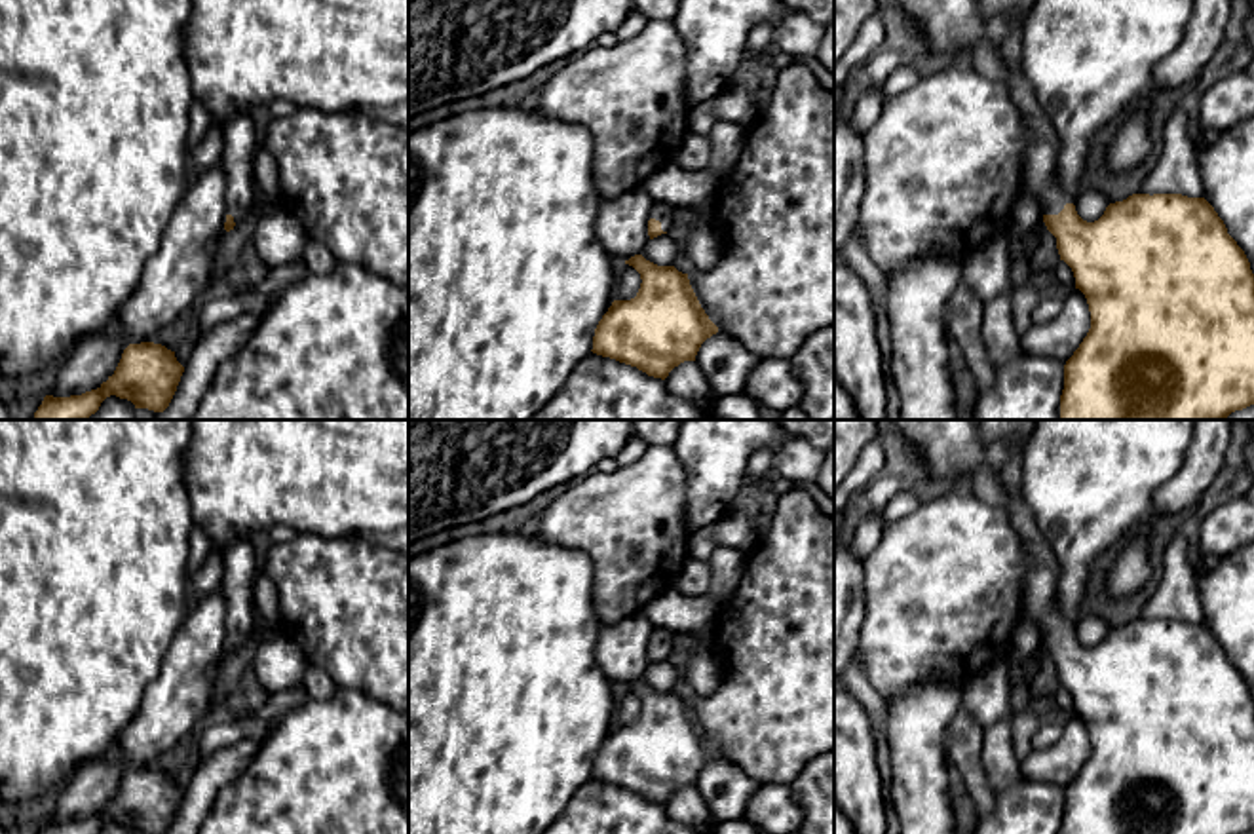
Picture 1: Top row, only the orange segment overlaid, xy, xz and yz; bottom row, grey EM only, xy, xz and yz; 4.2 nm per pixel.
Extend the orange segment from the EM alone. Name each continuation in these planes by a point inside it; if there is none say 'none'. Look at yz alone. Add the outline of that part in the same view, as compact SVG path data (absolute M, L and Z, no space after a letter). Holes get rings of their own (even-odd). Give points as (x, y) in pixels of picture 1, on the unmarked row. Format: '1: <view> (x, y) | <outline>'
1: yz (1040, 587) | M978 420L980 437L986 443L1009 439L1011 456L996 473L996 479L1009 492L1009 521L1030 555L1030 572L1024 579L1024 617L1041 625L1041 640L1058 640L1072 623L1054 608L1060 562L1037 528L1037 522L1020 496L1022 454L1037 420Z

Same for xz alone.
1: xz (662, 637) | M654 627L654 633L650 636L650 644L659 646L661 655L667 657L673 648L673 633L665 627Z

